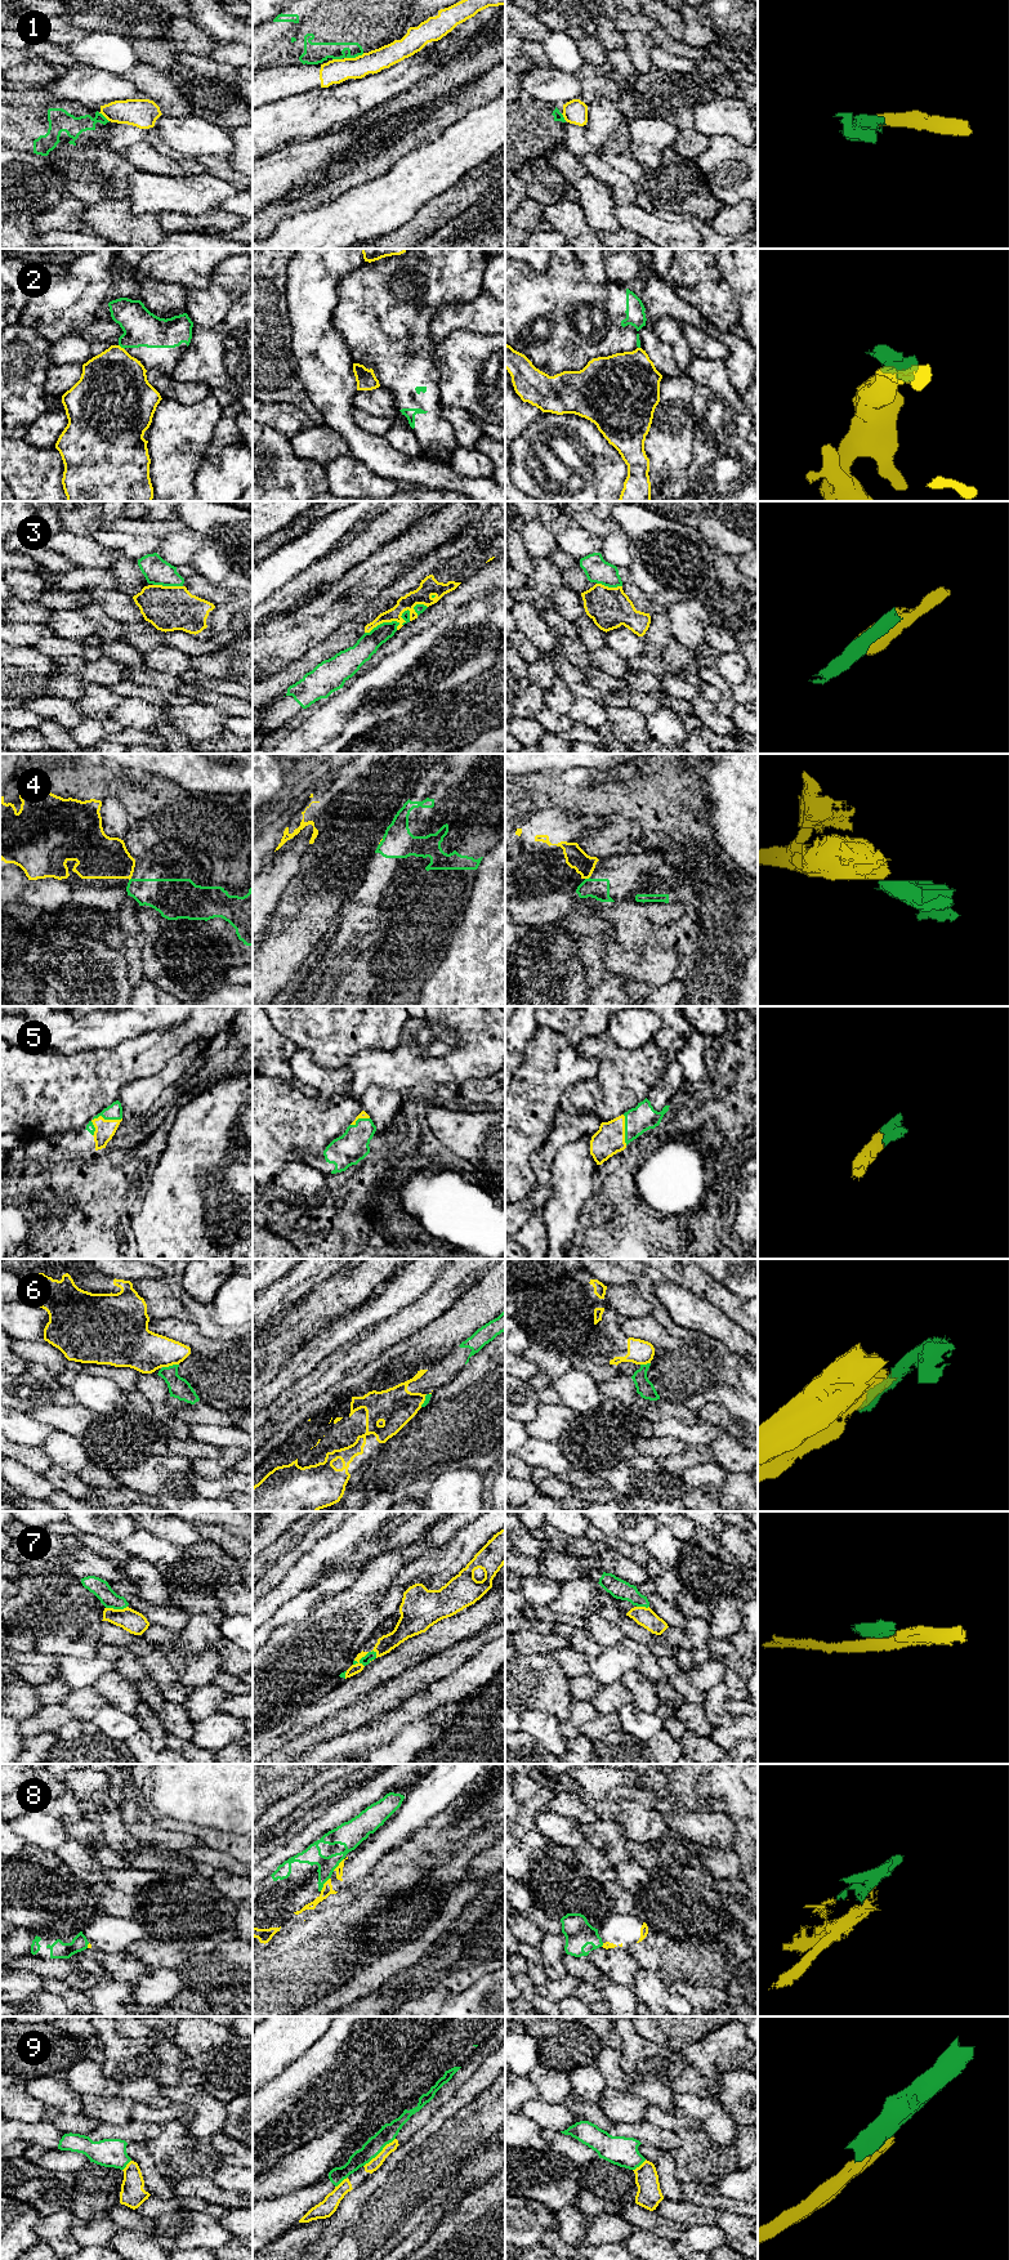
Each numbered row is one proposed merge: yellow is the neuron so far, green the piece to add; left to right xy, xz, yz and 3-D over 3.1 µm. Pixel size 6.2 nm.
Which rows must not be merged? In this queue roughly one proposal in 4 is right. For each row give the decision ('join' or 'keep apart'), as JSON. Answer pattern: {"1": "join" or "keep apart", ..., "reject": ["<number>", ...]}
{"1": "keep apart", "2": "keep apart", "3": "keep apart", "4": "keep apart", "5": "join", "6": "keep apart", "7": "keep apart", "8": "keep apart", "9": "keep apart", "reject": ["1", "2", "3", "4", "6", "7", "8", "9"]}

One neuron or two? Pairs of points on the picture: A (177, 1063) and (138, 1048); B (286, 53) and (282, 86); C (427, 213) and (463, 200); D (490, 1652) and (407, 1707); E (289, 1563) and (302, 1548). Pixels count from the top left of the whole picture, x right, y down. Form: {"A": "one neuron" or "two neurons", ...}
{"A": "two neurons", "B": "two neurons", "C": "one neuron", "D": "one neuron", "E": "one neuron"}

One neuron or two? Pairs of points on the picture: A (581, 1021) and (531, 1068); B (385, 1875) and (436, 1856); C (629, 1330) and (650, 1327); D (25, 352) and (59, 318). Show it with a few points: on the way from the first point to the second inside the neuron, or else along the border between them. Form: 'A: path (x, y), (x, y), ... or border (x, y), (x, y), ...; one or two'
A: border (539, 1026), (561, 1031), (575, 1045); two
B: path (398, 1875), (416, 1875), (423, 1868); one
C: path (634, 1327), (644, 1327); one
D: border (19, 322), (35, 329), (50, 342); two

